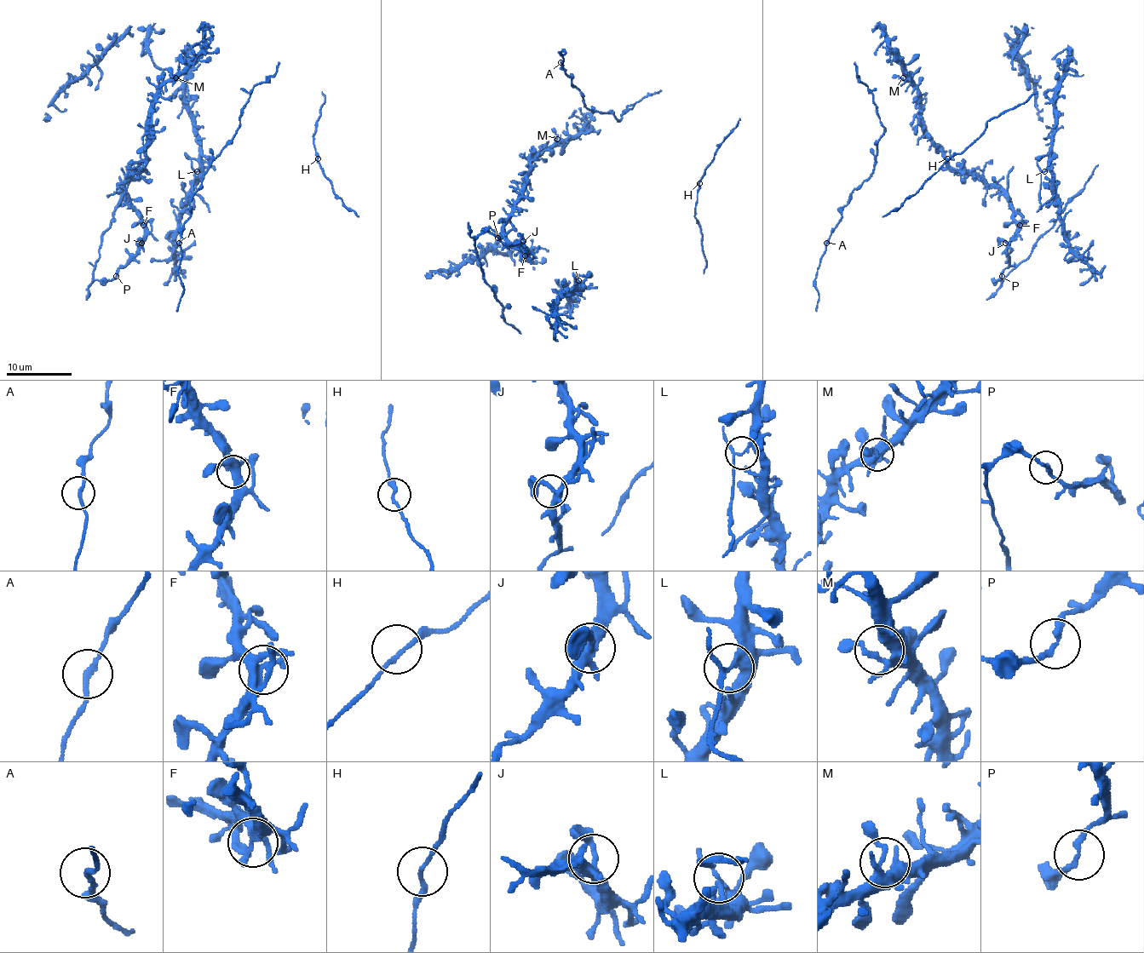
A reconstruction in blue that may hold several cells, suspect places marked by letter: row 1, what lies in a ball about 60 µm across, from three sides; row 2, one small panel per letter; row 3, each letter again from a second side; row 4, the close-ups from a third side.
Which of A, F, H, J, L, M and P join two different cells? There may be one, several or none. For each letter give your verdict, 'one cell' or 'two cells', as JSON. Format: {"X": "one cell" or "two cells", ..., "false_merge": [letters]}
{"A": "one cell", "F": "one cell", "H": "one cell", "J": "one cell", "L": "two cells", "M": "one cell", "P": "two cells", "false_merge": ["L", "P"]}

